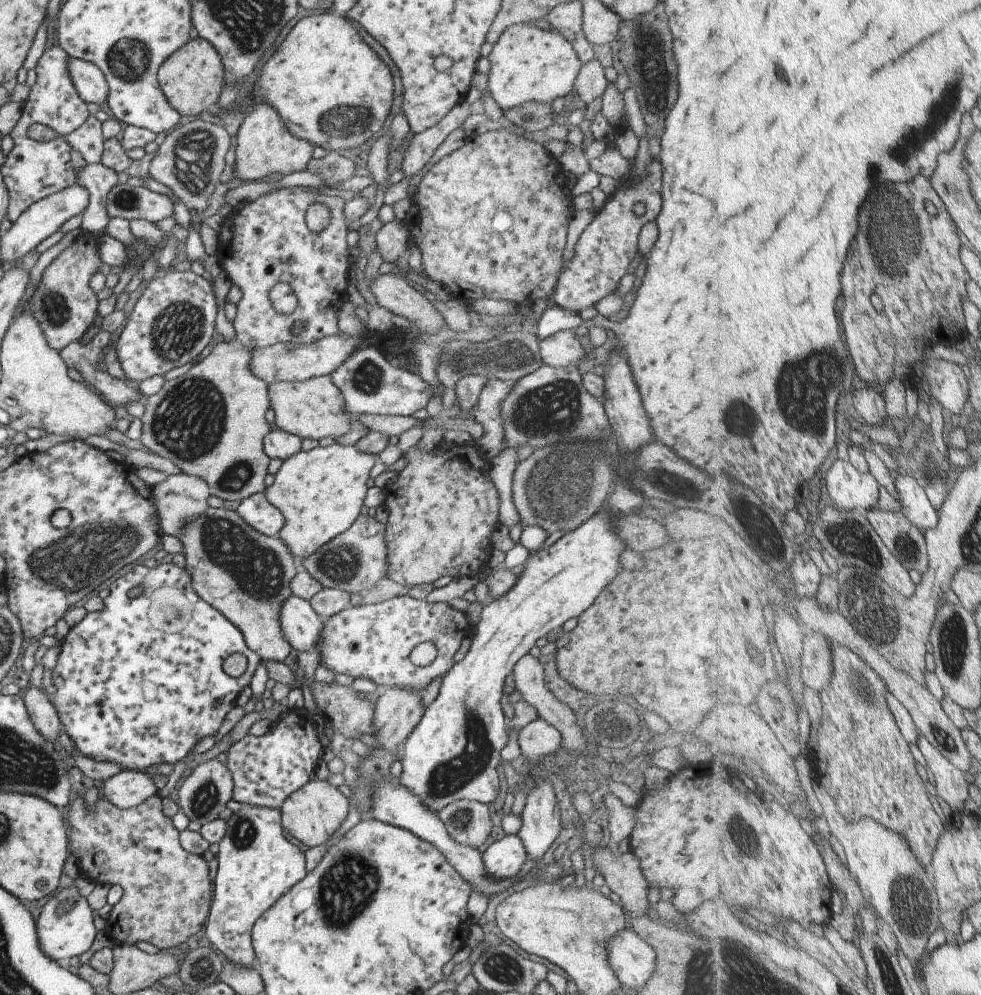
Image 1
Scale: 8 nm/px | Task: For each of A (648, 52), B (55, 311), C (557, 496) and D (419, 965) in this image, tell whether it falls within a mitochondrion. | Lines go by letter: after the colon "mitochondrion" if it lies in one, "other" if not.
A: mitochondrion
B: mitochondrion
C: mitochondrion
D: other

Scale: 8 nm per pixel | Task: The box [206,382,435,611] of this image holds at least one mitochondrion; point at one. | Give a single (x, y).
(341, 564)

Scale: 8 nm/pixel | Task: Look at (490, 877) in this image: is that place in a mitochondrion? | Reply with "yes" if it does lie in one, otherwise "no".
no

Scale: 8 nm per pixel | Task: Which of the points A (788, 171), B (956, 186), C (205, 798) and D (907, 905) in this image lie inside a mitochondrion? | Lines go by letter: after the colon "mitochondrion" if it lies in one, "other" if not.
A: other
B: mitochondrion
C: mitochondrion
D: mitochondrion

